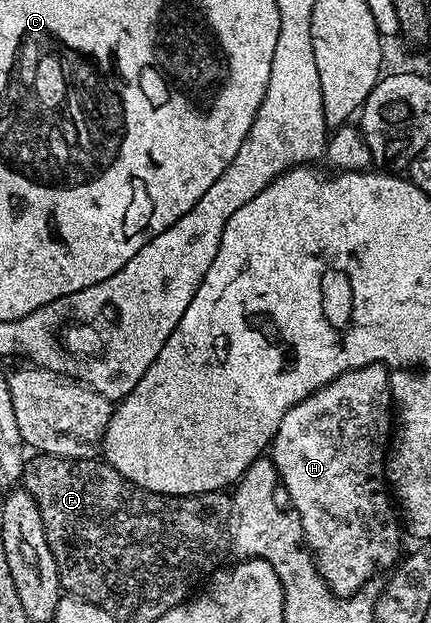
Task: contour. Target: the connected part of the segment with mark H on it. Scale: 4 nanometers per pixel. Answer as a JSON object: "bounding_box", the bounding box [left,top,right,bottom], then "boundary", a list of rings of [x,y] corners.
{"bounding_box":[268,364,404,598],"boundary":[[[379,364],[377,366],[365,366],[359,370],[344,372],[340,376],[336,376],[336,380],[332,380],[324,388],[312,392],[307,398],[297,402],[293,408],[286,413],[284,420],[280,420],[280,428],[276,428],[276,436],[268,450],[269,457],[272,459],[274,466],[278,469],[280,482],[287,488],[288,496],[291,497],[290,505],[293,513],[298,515],[298,519],[302,525],[302,536],[306,544],[306,549],[310,551],[314,559],[314,566],[320,572],[320,576],[328,584],[330,591],[340,598],[351,598],[352,595],[358,590],[361,590],[363,586],[373,583],[375,581],[374,577],[376,577],[381,570],[387,569],[386,571],[389,571],[400,558],[398,549],[402,546],[404,530],[400,525],[399,515],[392,505],[392,498],[388,493],[388,483],[386,480],[386,455],[388,453],[388,443],[391,437],[392,403],[390,400],[390,375],[387,367]]]}

